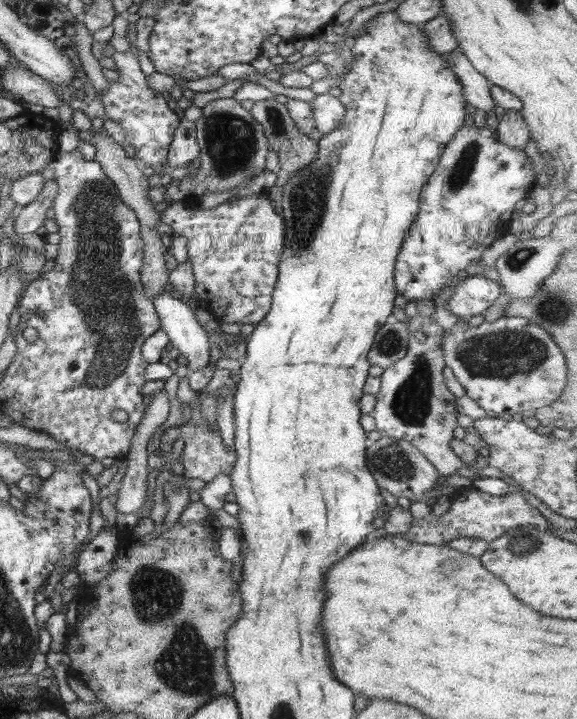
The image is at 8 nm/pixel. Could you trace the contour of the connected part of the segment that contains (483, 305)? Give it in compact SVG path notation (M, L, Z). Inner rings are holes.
M468 276L462 281L455 279L445 284L445 287L454 286L454 295L444 307L459 317L471 318L482 314L500 296L500 284L485 276Z

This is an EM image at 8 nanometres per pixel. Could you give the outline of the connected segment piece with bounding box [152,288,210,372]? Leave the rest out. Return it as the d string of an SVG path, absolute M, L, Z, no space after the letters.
M166 288L152 301L161 322L161 329L169 336L169 342L179 350L179 354L188 358L189 370L194 372L208 365L209 335L199 323L195 310L170 288Z

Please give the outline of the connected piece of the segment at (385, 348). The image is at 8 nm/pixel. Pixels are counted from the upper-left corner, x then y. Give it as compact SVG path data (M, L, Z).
M390 315L384 326L376 333L368 360L372 366L387 369L393 362L400 360L407 353L410 329L405 322Z

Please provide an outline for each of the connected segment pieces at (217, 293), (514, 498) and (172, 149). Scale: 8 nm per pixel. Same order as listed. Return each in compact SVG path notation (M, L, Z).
M248 195L228 200L212 209L190 208L179 202L170 202L161 212L161 221L172 227L173 234L188 240L188 261L192 261L195 293L198 305L223 322L258 324L271 309L274 287L278 276L278 261L284 250L284 219L272 206L270 197Z
M471 485L469 487L456 486L450 497L451 505L446 514L442 516L430 514L422 519L412 518L412 525L404 534L406 540L442 547L450 544L452 540L466 537L478 538L490 544L496 538L504 536L506 532L517 527L530 525L540 531L549 531L552 527L546 517L530 505L522 493L515 489L504 496L492 496L487 492L473 488Z
M185 118L182 119L167 152L169 169L187 166L199 158L200 151L195 123Z

